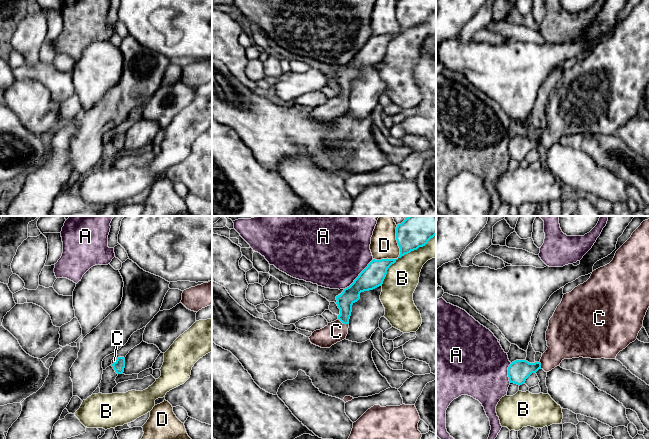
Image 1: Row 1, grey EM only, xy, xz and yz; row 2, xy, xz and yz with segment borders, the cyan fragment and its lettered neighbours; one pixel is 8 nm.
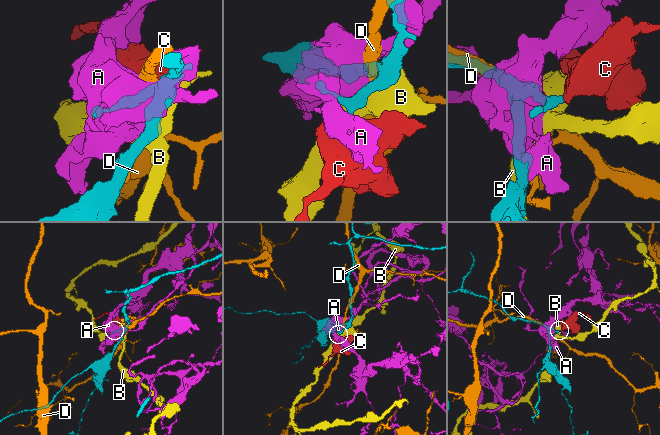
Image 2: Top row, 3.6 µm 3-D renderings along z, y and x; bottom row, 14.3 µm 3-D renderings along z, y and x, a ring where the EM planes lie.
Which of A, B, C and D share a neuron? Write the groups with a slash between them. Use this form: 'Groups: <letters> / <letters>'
Groups: A / B / C / D

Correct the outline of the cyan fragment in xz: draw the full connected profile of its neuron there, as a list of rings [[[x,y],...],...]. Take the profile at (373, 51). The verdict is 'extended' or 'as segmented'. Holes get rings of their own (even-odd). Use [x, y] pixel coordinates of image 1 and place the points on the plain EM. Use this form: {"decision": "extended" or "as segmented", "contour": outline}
{"decision": "extended", "contour": [[[373,35],[368,42],[359,50],[354,58],[343,68],[336,72],[336,80],[340,85],[338,95],[328,99],[327,102],[316,106],[309,113],[310,118],[321,124],[330,124],[332,121],[346,115],[349,104],[349,95],[352,81],[360,75],[360,69],[373,66],[382,62],[388,44],[397,35]]]}

